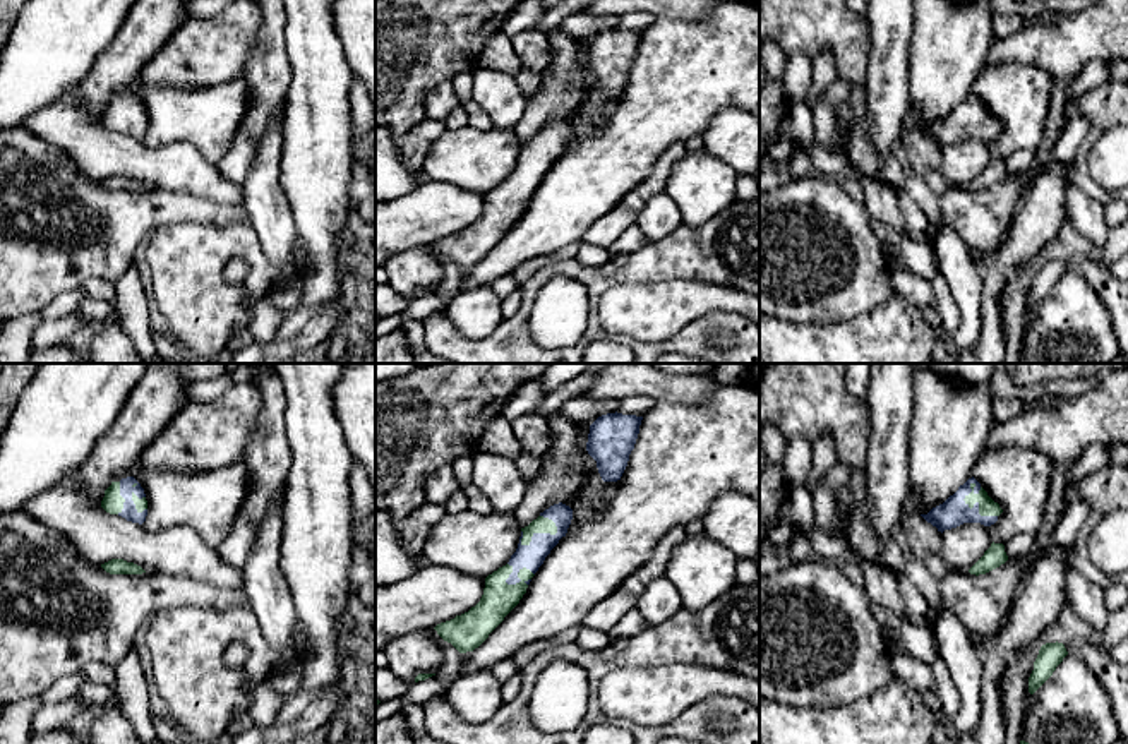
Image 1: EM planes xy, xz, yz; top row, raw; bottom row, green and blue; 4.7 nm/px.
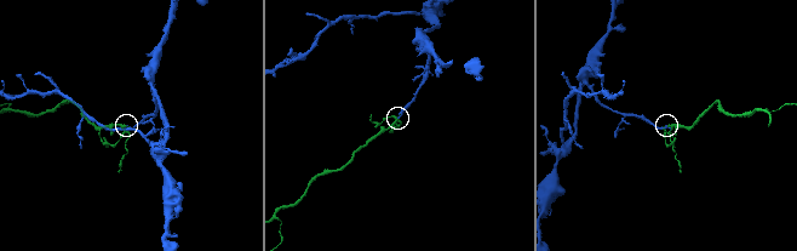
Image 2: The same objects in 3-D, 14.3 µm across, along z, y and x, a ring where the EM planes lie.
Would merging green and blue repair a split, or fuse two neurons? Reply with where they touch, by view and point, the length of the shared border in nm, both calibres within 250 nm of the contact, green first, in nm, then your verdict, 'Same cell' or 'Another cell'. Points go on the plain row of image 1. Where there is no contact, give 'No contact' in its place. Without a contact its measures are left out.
Touches green at yz (974, 119). Shared border 200 nm. Thickness 80 nm (green) against 140 nm. Same cell

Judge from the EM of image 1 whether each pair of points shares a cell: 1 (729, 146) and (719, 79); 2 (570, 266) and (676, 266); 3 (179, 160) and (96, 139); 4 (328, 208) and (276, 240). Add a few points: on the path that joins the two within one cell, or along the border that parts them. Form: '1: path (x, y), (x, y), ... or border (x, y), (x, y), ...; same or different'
1: border (741, 108), (720, 108), (702, 134); different
2: path (595, 275), (650, 266); same
3: path (158, 160), (134, 160), (117, 155); same
4: border (282, 189), (299, 239); different

